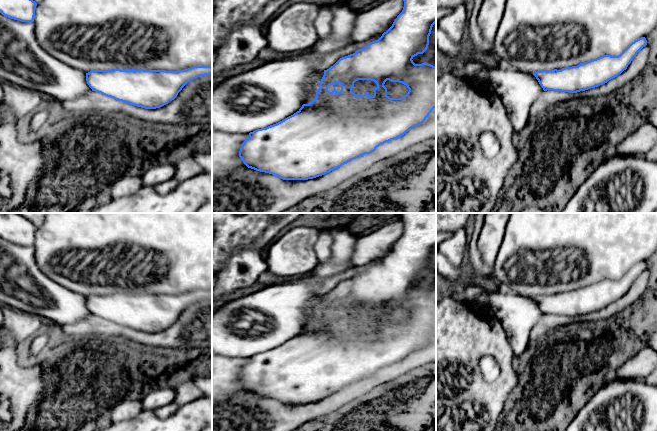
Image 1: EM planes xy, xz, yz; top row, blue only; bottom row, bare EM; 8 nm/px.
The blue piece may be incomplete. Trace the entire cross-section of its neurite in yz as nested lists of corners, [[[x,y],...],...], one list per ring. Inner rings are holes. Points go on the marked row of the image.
[[[645,37],[632,42],[620,55],[603,55],[561,70],[540,70],[533,75],[544,91],[577,93],[598,87],[627,69],[637,53],[647,45]]]

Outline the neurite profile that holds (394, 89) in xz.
[[[387,80],[384,86],[387,88],[387,96],[390,98],[401,98],[409,91],[406,85],[399,82],[391,82]]]

